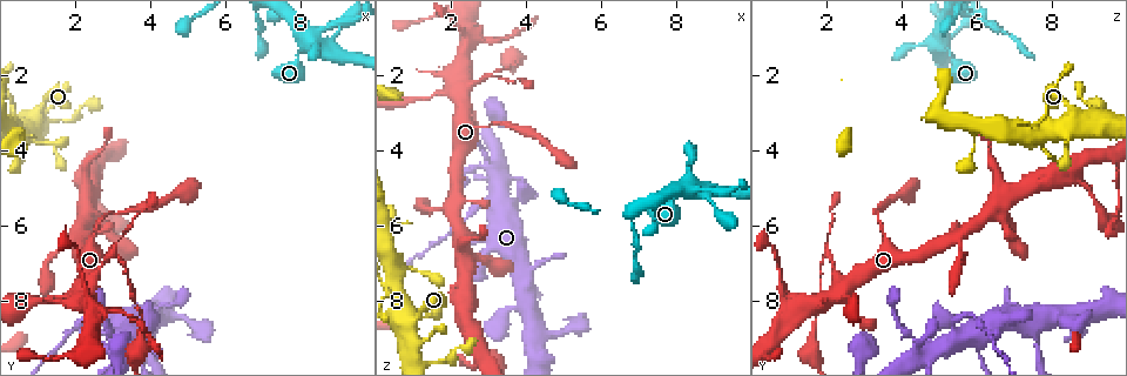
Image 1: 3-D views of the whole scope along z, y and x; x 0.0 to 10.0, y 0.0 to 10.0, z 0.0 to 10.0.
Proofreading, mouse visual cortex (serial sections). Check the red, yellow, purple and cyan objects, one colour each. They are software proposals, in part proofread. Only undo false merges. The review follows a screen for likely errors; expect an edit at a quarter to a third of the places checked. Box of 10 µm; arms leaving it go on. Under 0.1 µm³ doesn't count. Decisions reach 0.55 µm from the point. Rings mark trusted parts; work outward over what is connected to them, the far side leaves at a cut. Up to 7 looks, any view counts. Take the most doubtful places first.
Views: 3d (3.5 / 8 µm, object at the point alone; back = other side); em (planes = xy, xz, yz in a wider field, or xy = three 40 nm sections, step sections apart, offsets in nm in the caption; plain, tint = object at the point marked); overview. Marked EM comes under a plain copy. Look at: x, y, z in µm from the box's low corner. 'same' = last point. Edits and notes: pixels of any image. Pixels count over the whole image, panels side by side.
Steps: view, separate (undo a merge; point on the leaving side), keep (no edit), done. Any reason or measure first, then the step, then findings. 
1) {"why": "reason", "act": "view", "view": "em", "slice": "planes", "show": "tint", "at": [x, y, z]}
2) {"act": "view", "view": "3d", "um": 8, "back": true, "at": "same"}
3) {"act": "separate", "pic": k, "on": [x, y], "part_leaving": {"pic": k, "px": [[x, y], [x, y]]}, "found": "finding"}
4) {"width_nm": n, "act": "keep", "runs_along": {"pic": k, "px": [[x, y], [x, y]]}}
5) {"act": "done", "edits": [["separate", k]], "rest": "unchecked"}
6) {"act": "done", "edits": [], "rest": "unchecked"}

{"why": "abrupt turn", "act": "view", "view": "3d", "um": 8, "at": [0.75, 3.25, 8.50]}

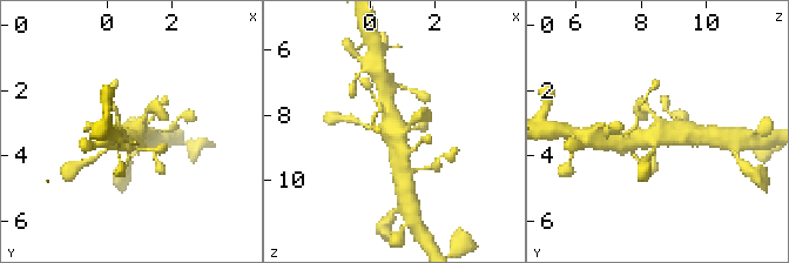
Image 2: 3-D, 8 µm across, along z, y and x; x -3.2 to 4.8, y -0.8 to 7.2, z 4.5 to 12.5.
{"why": "closer look", "act": "view", "view": "3d", "um": 3.5, "at": "same"}

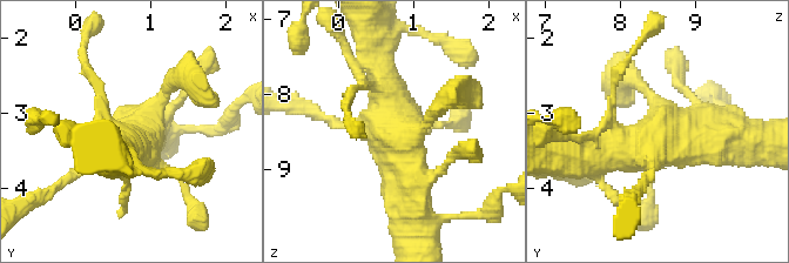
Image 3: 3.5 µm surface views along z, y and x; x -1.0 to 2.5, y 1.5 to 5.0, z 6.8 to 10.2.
{"act": "keep", "runs_along": {"pic": 3, "px": [[174, 80], [116, 155]]}, "found": "continuous, no second cell"}

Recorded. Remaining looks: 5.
{"act": "view", "view": "3d", "um": 3.5, "back": true, "at": [3.05, 8.90, 5.50]}

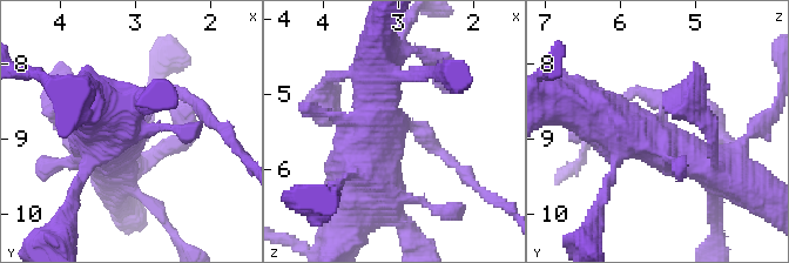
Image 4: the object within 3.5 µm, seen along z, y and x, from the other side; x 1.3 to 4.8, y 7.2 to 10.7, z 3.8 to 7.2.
{"why": "shape alone is not enough", "act": "view", "view": "em", "slice": "xy", "step": 2, "show": "tint", "at": [3.10, 9.00, 5.45]}

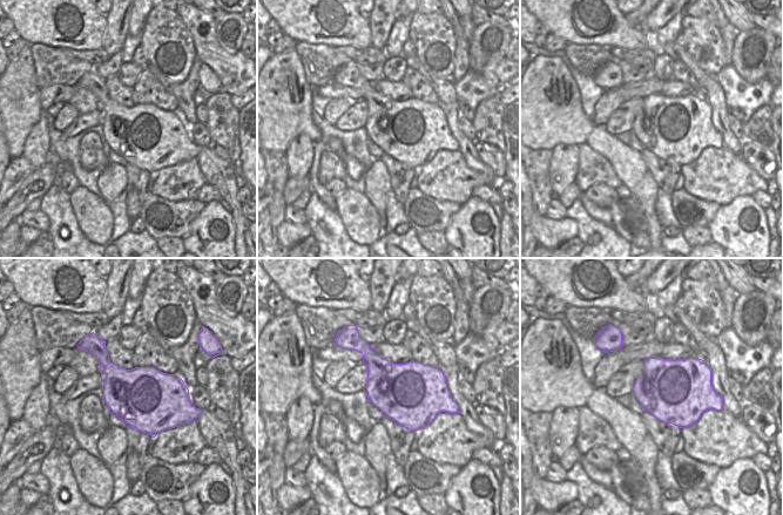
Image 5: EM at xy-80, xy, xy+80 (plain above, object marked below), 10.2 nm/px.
{"act": "separate", "pic": 4, "on": [437, 147], "part_leaving": {"pic": 4, "px": [[412, 125], [477, 188]]}, "found": "a second cell is stuck on"}

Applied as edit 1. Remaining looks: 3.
{"why": "four or more arms meet", "act": "view", "view": "3d", "um": 3.5, "at": [2.20, 7.65, 2.50]}

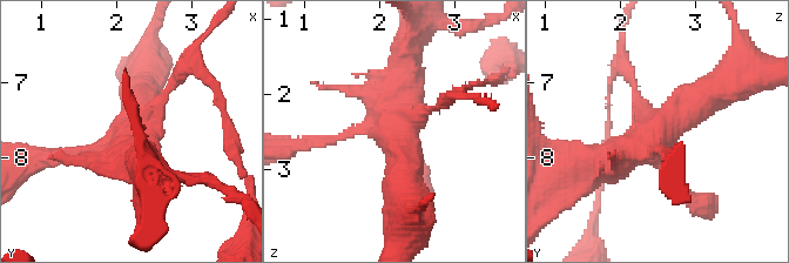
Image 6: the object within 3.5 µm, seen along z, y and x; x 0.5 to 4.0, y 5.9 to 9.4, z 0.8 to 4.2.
{"act": "view", "view": "em", "slice": "xy", "step": 5, "show": "tint", "at": [2.20, 7.60, 2.55]}

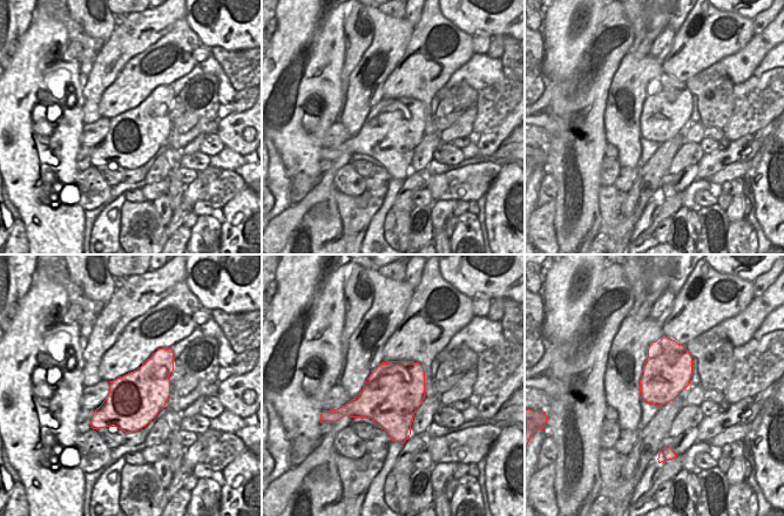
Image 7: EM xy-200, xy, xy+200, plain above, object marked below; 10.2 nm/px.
{"act": "separate", "pic": 6, "on": [627, 75], "part_leaving": {"pic": 6, "px": [[642, 106], [621, 67], [612, 78], [609, 106]]}, "found": "a second cell is stuck on"}

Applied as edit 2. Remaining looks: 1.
{"act": "done", "edits": [["separate", 4], ["separate", 6]], "rest": "unchecked"}

